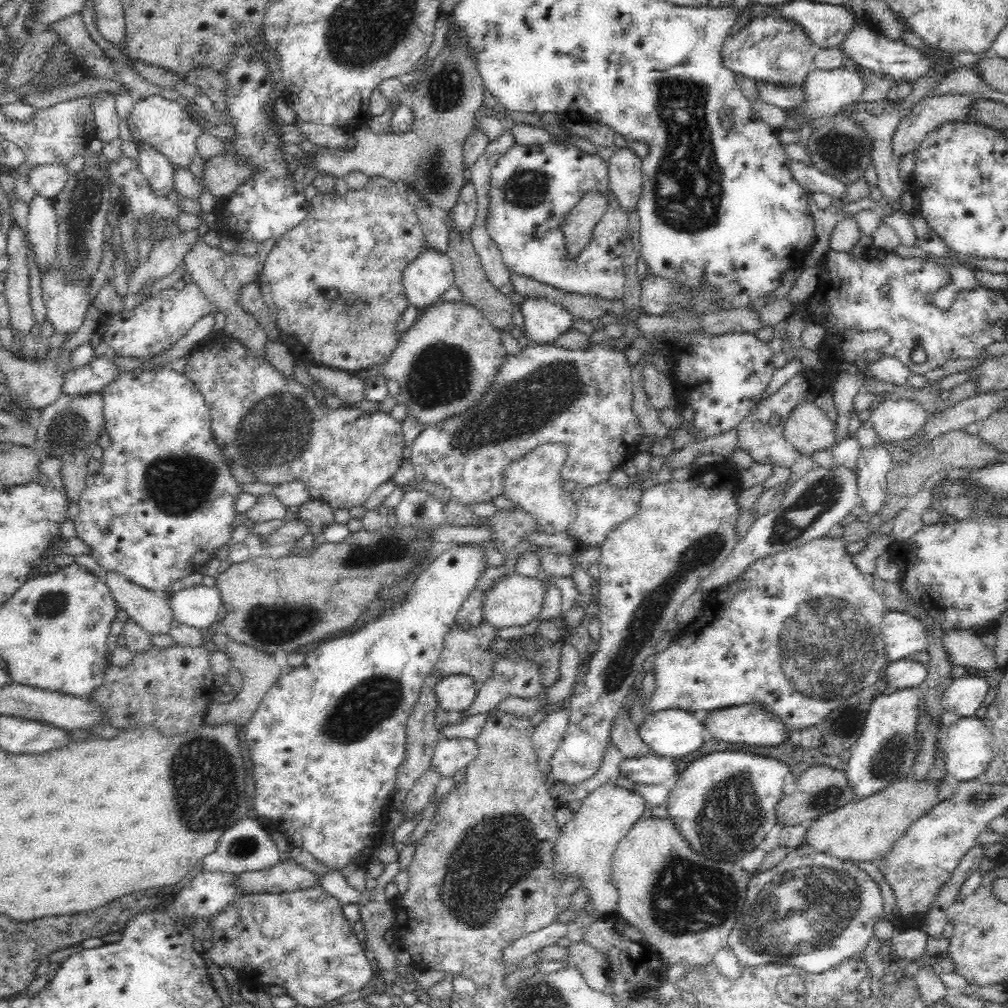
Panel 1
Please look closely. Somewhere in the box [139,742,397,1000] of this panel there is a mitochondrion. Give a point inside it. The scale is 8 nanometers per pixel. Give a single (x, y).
(243, 847)

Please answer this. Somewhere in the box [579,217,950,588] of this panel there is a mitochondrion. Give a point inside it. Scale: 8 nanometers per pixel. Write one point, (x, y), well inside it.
(822, 494)

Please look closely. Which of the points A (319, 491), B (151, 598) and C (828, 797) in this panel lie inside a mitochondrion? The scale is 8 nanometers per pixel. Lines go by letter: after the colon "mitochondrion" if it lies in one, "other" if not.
A: other
B: other
C: mitochondrion

